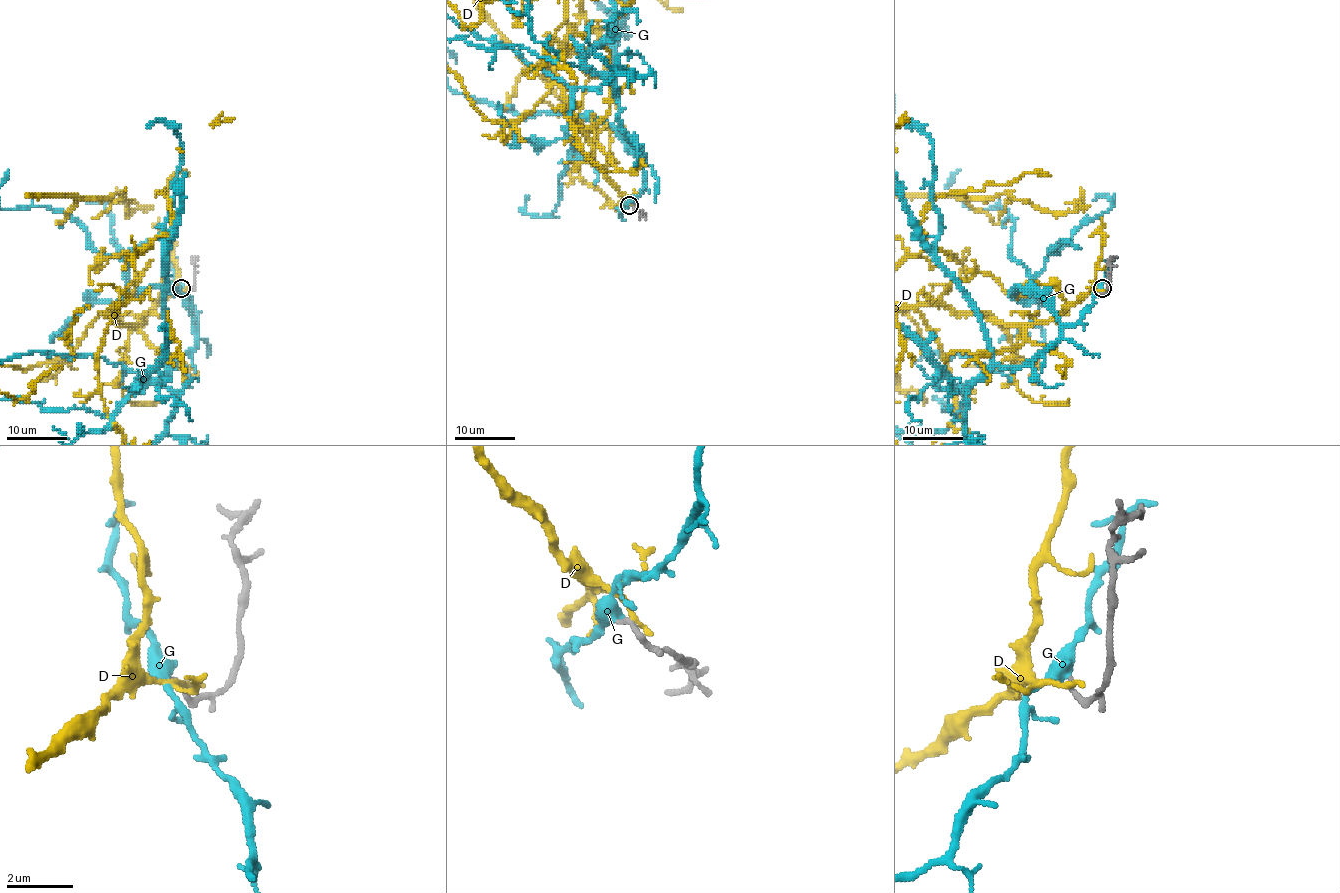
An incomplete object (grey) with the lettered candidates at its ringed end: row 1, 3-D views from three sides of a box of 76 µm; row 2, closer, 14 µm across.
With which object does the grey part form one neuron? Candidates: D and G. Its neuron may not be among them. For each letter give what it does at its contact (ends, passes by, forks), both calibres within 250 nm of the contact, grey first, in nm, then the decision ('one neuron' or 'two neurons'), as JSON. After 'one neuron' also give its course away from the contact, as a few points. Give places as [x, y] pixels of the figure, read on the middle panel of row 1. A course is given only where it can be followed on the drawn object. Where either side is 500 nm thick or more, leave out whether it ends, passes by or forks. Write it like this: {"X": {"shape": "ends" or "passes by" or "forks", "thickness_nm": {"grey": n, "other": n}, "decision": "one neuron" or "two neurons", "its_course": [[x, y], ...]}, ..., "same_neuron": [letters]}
{"D": {"shape": "passes by", "thickness_nm": {"grey": 190, "other": 120}, "decision": "two neurons"}, "G": {"shape": "passes by", "thickness_nm": {"grey": 140, "other": 400}, "decision": "one neuron"}, "same_neuron": ["G"]}

